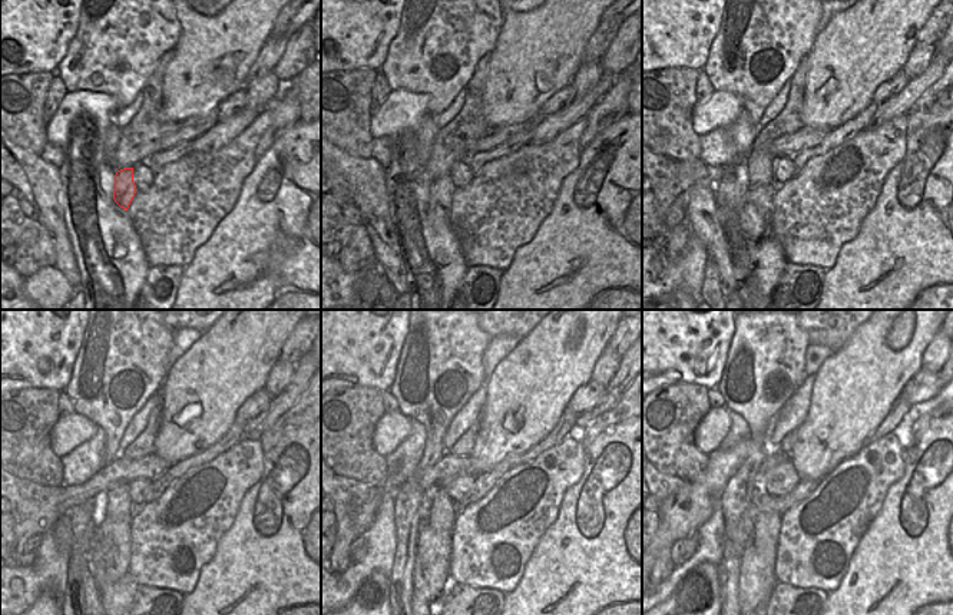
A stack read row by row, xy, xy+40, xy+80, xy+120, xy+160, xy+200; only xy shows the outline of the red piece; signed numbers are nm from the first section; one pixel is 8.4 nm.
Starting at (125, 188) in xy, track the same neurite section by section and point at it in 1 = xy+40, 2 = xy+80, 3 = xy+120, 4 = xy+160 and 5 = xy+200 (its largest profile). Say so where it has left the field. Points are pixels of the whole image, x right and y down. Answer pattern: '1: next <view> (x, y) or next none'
1: next xy+40 (442, 189)
2: next xy+80 (763, 198)
3: next xy+120 (111, 558)
4: next xy+160 (433, 556)
5: next xy+200 (755, 577)

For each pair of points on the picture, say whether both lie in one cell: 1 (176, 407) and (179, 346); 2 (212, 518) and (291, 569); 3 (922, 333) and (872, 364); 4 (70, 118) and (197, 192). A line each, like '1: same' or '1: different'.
1: different
2: different
3: same
4: different

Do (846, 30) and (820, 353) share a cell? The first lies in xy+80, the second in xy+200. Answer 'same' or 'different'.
different

